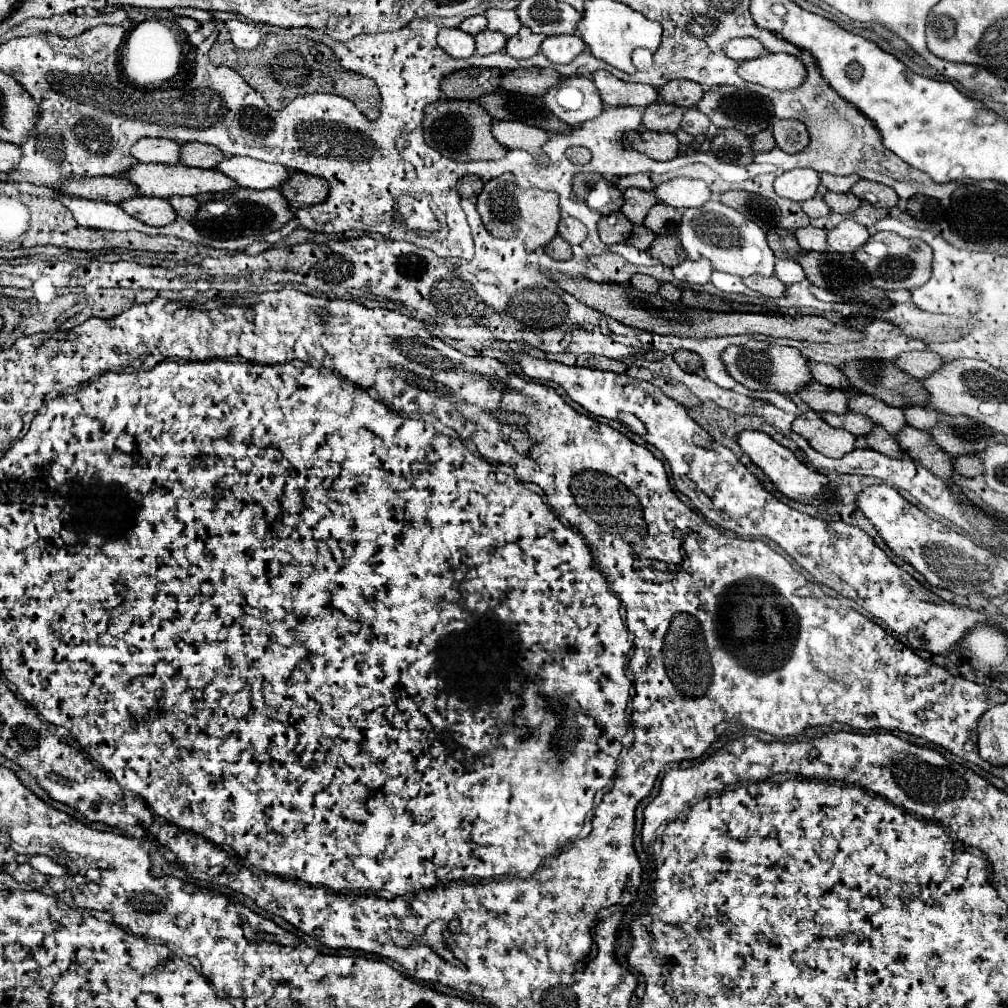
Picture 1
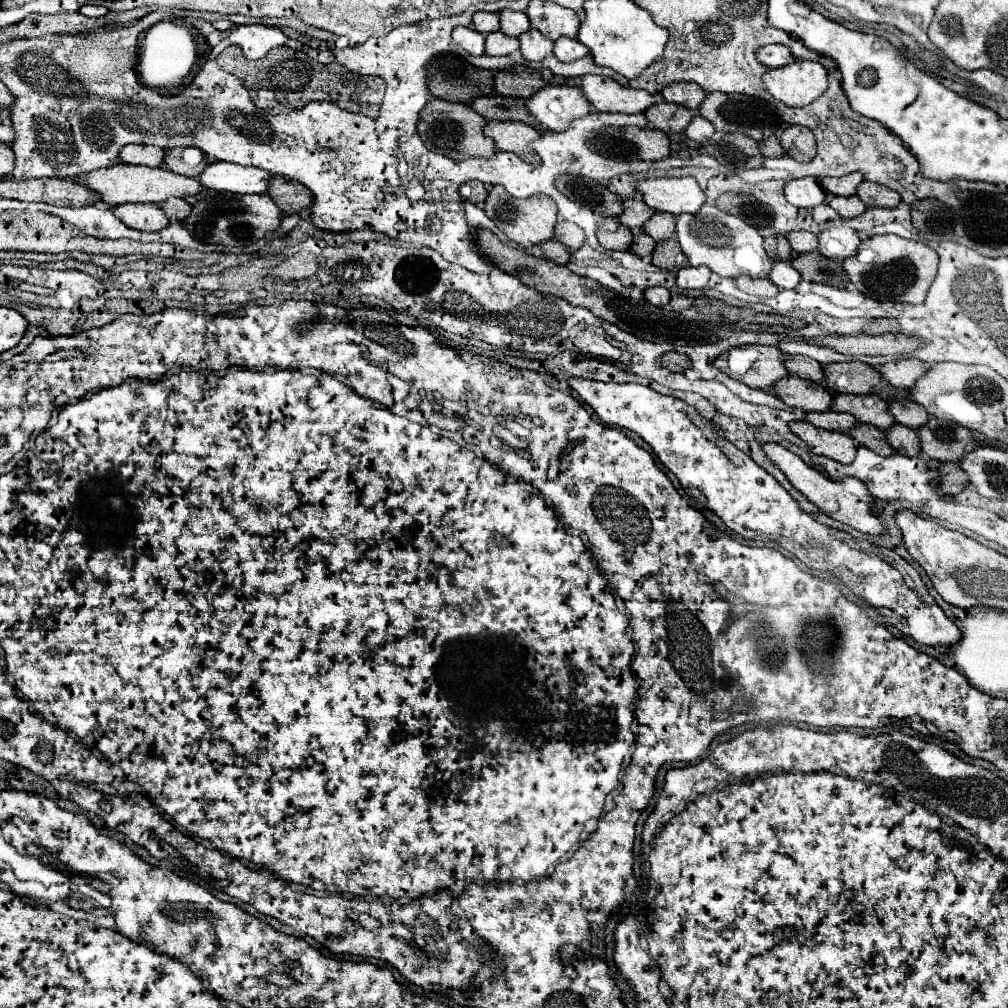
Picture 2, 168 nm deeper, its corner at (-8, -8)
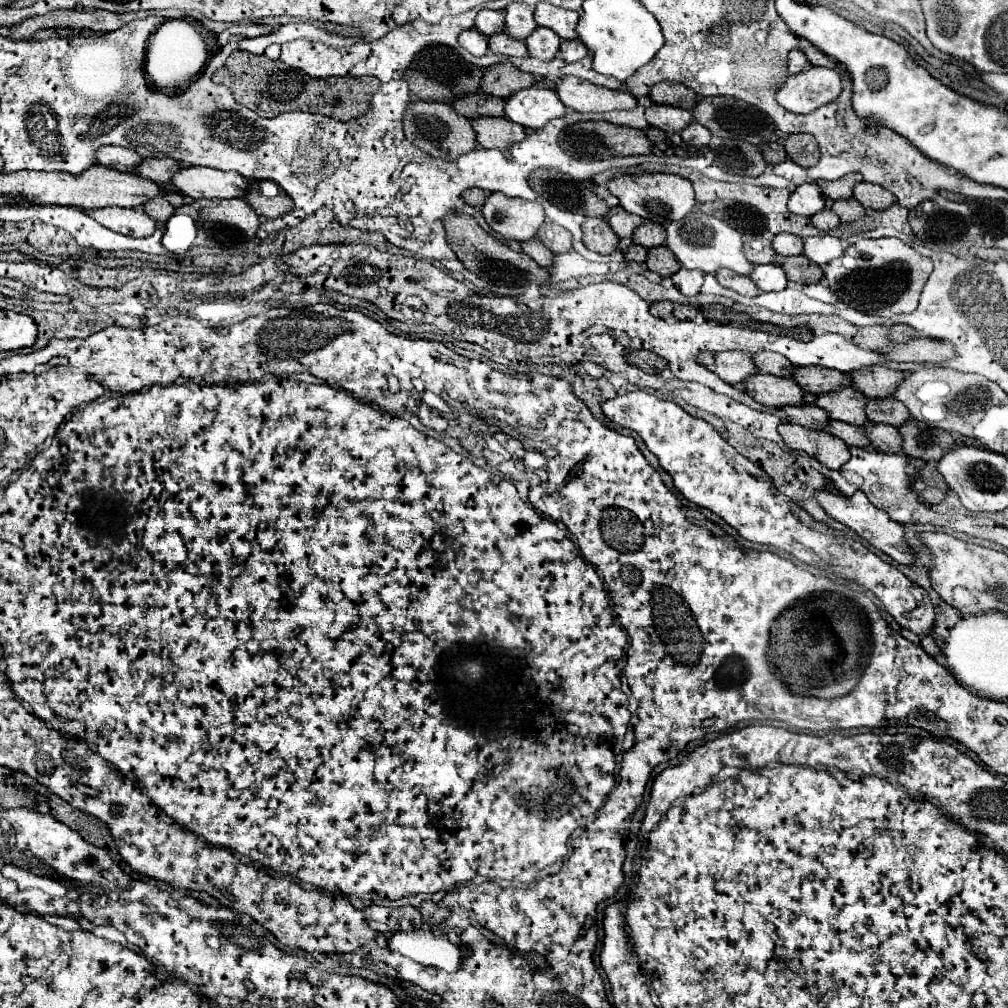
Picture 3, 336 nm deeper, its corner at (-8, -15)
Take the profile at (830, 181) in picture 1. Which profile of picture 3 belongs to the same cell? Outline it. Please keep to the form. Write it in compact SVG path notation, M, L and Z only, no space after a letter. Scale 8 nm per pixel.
M847 174L839 180L827 182L827 180L819 180L817 184L821 186L823 194L829 196L831 200L839 200L839 198L851 198L853 196L853 188L855 184L859 184L863 178L859 174Z

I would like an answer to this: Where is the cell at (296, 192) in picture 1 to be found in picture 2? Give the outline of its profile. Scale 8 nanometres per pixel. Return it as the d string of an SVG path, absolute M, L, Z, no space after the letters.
M279 175L271 177L267 195L285 215L293 215L301 209L307 209L307 205L311 205L311 191L307 187L301 187L295 181L287 181L285 177Z

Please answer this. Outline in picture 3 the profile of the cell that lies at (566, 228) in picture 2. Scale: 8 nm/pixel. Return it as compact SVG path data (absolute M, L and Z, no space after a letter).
M545 222L539 230L539 240L549 248L553 250L555 254L563 254L563 252L569 252L573 248L573 236L567 228L559 226L559 224L553 224L553 222Z

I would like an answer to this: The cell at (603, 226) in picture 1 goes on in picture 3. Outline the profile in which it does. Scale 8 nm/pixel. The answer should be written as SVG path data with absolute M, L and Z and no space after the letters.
M587 218L583 226L583 244L599 254L613 254L619 246L619 238L611 228L607 228L607 220Z

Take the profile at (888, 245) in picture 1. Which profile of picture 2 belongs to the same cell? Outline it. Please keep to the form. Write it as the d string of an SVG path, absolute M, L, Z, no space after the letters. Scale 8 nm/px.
M875 235L861 241L855 255L843 259L843 271L859 293L875 301L921 303L937 275L937 253L923 241L909 241L897 235Z

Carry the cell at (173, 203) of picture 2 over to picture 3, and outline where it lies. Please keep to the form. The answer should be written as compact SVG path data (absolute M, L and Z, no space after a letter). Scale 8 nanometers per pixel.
M159 196L159 198L153 198L149 200L143 210L155 220L155 222L167 222L173 214L175 214L175 208L165 200L165 196Z

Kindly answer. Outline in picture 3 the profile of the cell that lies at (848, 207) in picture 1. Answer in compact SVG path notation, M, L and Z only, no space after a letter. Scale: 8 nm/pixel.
M855 198L837 200L831 210L841 218L841 222L855 222L865 214L865 208Z

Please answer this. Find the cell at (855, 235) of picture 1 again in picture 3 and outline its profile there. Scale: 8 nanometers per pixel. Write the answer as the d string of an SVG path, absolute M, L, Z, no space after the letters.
M823 234L823 236L811 236L811 238L807 238L803 254L811 262L815 262L819 266L825 266L831 260L839 258L843 252L845 252L845 246L843 246L841 238L831 236L831 234Z

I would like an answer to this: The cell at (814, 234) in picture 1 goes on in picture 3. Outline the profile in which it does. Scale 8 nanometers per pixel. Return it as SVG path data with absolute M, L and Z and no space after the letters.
M777 234L773 238L773 248L779 256L797 256L803 254L803 240L795 234Z

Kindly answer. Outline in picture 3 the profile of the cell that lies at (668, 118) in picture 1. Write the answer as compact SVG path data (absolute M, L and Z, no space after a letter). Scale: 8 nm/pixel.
M661 104L649 106L645 110L645 118L651 126L661 128L665 132L681 132L693 120L689 110L675 108L675 106L661 106Z

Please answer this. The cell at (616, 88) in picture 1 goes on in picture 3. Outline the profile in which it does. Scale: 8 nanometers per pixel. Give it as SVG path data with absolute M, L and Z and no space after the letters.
M565 76L557 84L557 96L575 112L613 112L637 108L637 98L629 92L595 86L575 76Z

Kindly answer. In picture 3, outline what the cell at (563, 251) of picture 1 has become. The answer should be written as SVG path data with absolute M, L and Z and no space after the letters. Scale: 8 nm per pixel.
M533 238L529 242L521 242L521 250L527 256L531 256L539 266L551 268L551 264L553 264L553 252L539 238Z

